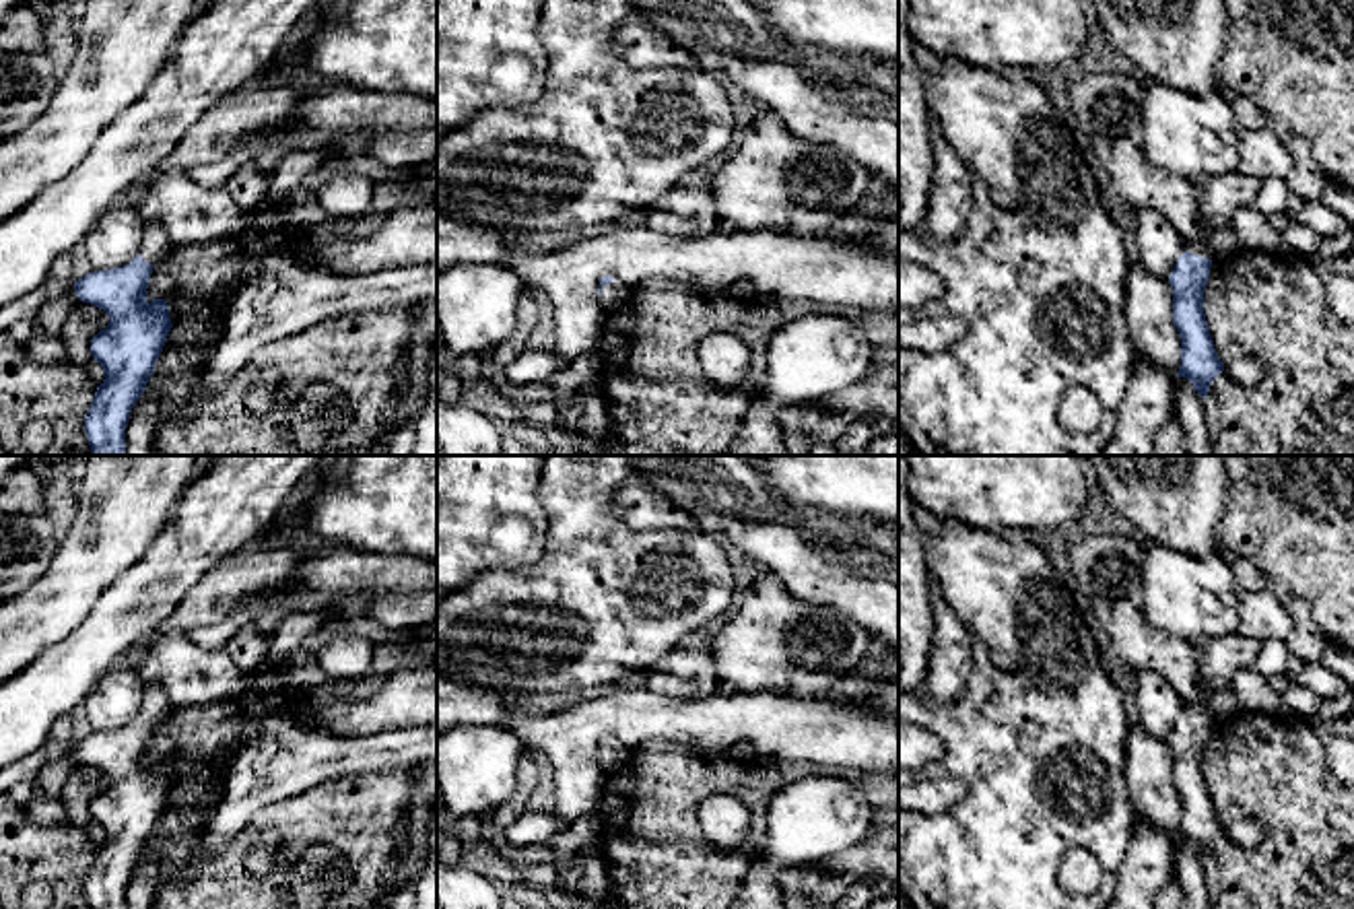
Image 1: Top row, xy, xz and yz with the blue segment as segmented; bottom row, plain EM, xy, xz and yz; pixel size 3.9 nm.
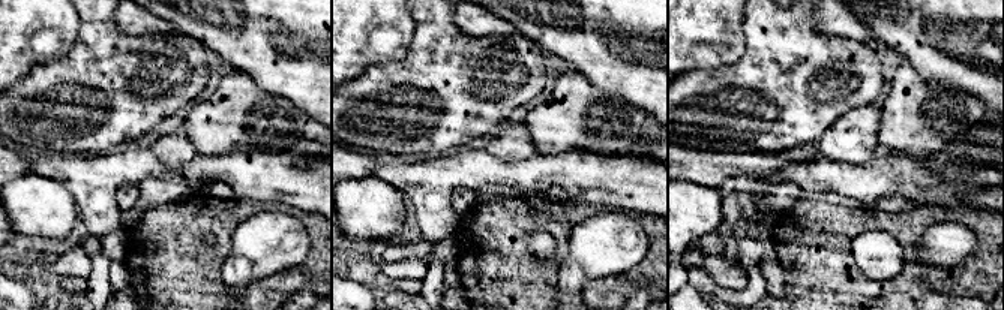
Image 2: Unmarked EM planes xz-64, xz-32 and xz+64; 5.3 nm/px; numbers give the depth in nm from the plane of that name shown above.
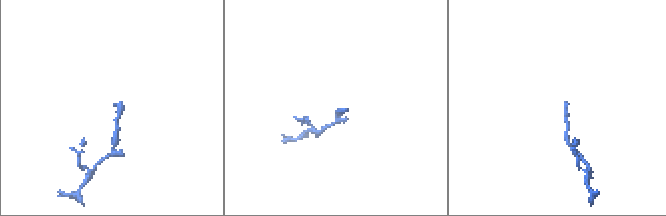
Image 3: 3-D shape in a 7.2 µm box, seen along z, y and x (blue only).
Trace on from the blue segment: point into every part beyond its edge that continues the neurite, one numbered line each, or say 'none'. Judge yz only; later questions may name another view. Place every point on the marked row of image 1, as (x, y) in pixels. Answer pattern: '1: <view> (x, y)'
1: yz (1109, 106)

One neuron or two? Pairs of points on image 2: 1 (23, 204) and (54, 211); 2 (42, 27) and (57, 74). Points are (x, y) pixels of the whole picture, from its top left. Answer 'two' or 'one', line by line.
1: one
2: two

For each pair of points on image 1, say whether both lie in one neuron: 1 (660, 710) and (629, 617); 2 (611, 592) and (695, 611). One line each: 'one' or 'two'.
1: two
2: one

